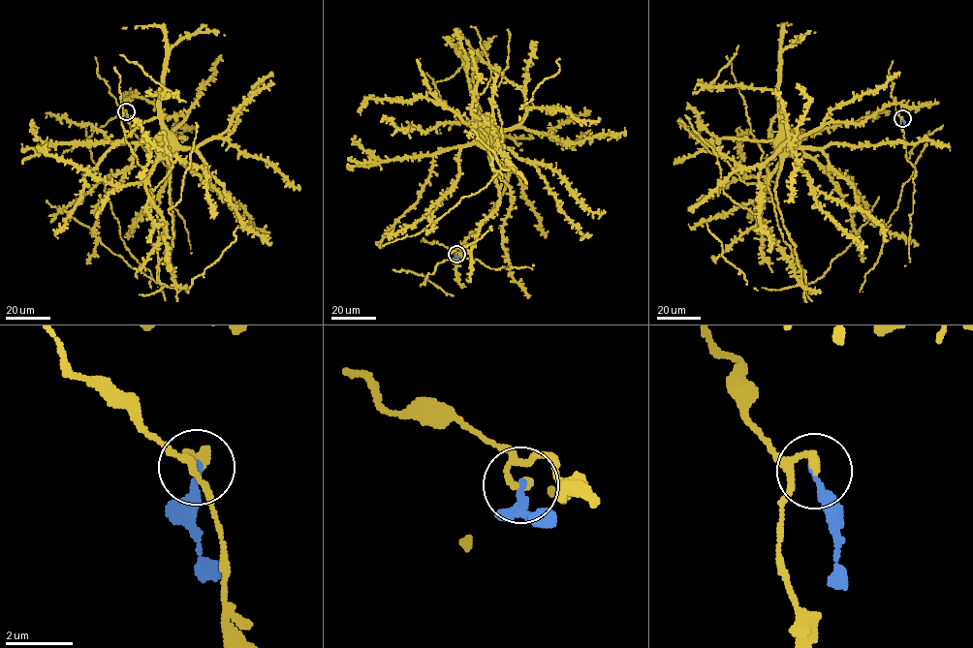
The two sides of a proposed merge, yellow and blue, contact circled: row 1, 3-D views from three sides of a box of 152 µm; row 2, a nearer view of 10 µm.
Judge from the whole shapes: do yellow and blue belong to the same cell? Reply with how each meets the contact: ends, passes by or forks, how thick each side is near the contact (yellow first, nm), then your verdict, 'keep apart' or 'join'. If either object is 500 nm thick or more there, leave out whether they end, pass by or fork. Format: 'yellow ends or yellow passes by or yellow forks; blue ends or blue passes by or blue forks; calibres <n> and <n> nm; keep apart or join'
yellow ends; blue ends; calibres 300 and 220 nm; keep apart

